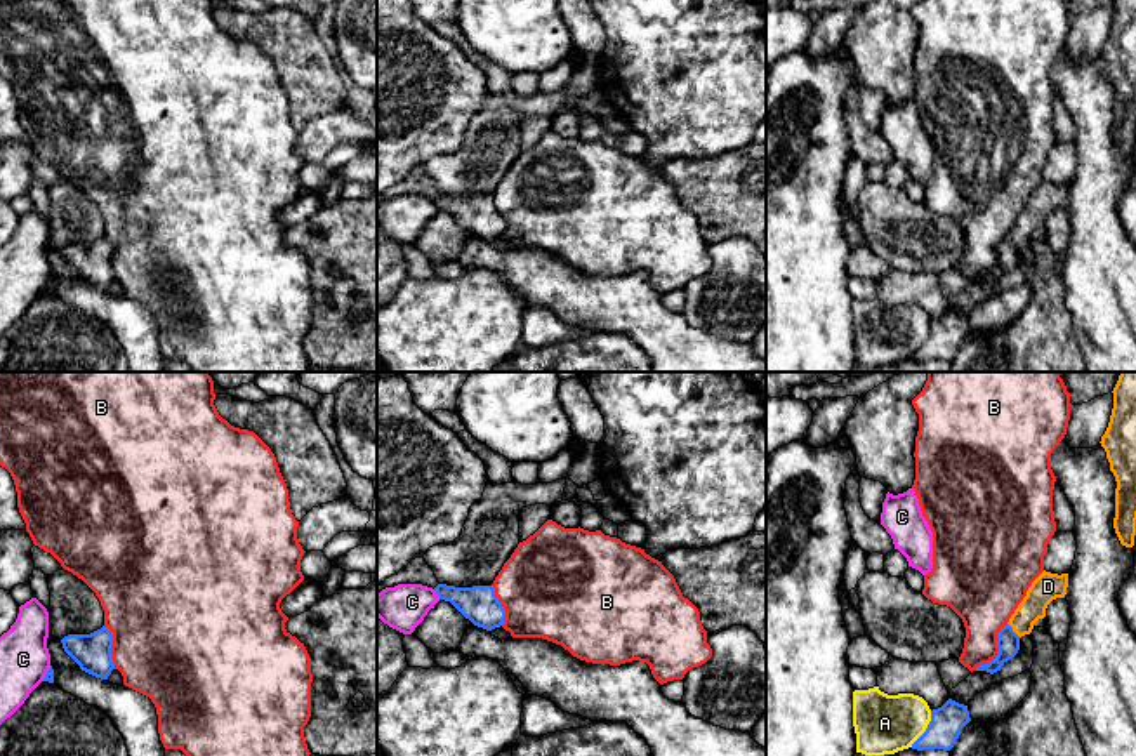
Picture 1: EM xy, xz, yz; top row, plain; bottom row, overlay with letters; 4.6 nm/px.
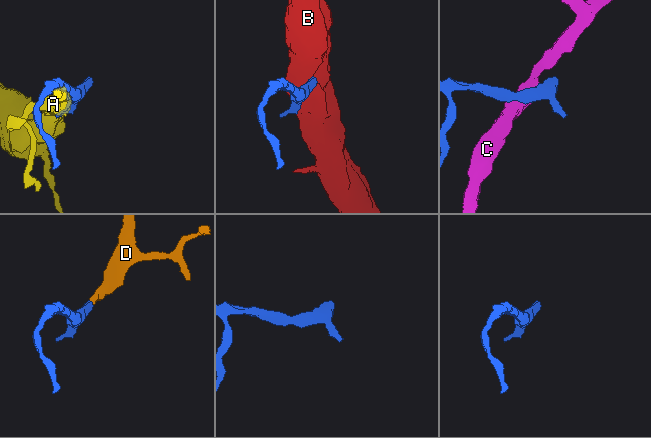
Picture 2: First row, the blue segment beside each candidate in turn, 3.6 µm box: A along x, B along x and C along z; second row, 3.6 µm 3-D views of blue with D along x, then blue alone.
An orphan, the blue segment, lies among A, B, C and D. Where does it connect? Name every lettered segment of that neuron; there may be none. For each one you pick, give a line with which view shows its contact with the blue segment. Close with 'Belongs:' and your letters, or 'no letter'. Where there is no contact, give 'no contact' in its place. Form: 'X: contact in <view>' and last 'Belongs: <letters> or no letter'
D: contact in yz
Belongs: D

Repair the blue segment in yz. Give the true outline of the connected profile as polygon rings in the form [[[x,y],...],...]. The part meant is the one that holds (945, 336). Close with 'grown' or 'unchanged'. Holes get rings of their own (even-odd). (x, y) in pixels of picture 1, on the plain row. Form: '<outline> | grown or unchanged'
[[[948,309],[941,318],[931,322],[926,342],[912,355],[912,360],[950,361],[961,341],[971,332],[968,316]]] | unchanged

